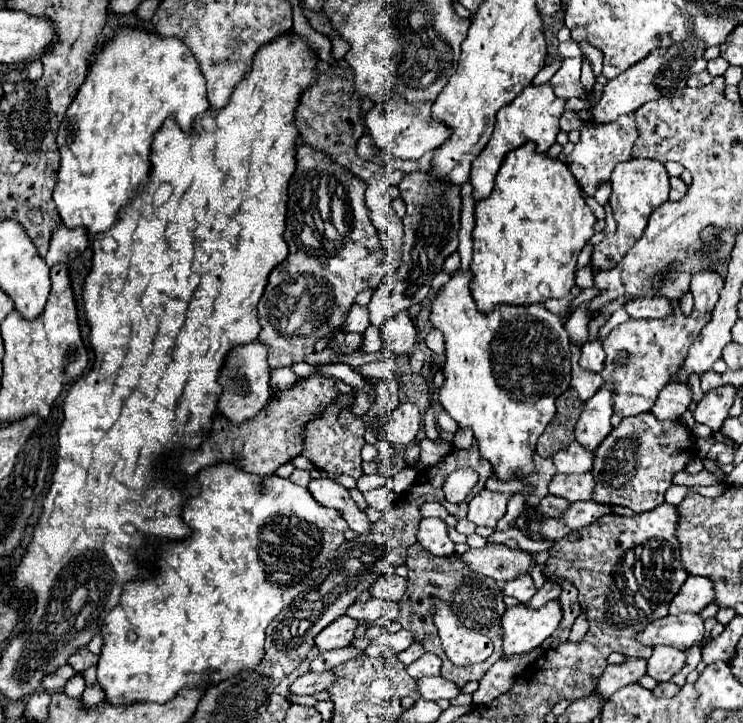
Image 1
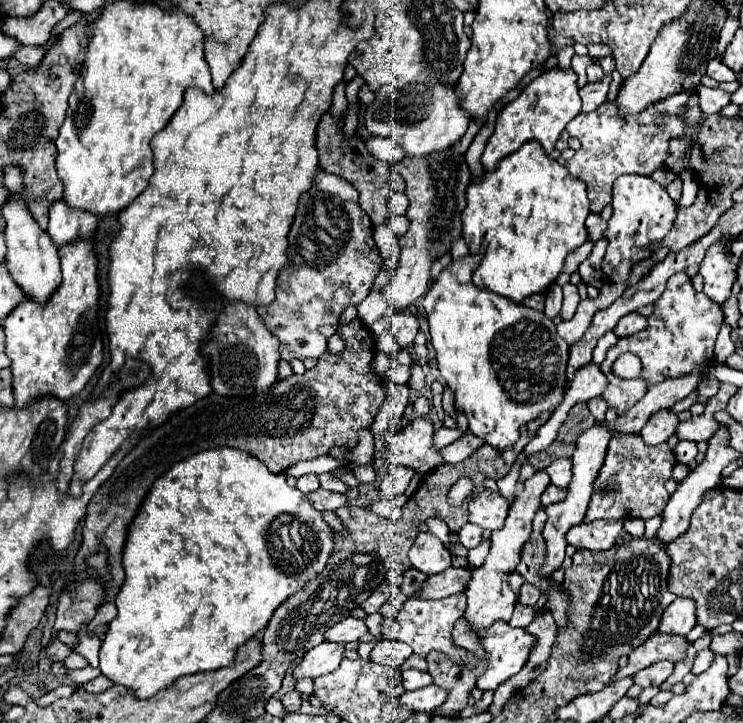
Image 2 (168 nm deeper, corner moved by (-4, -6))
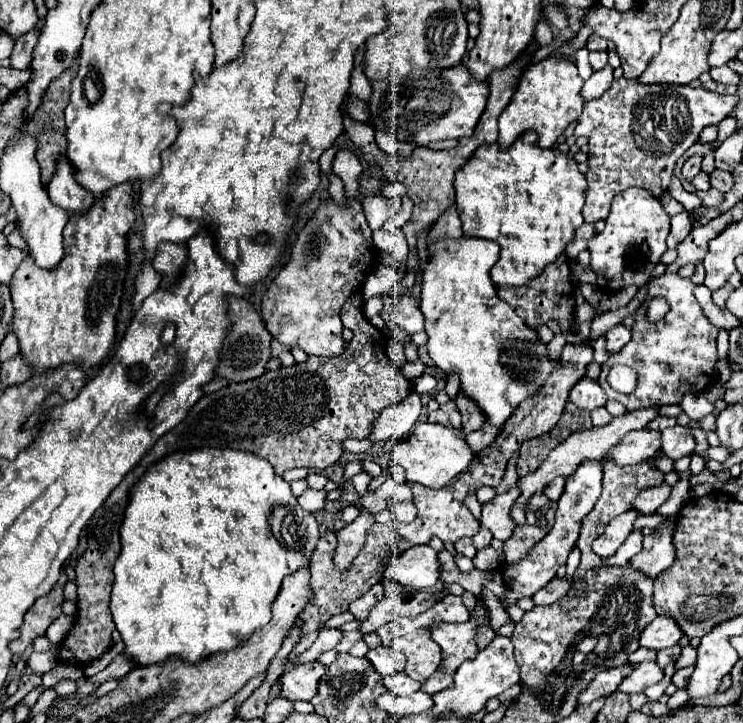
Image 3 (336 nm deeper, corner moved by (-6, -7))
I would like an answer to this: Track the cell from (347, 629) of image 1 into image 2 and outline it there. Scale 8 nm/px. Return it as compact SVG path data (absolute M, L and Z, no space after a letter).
M321 642L319 646L311 648L303 654L303 660L293 668L293 682L303 678L319 678L323 674L331 674L339 668L345 656L345 646L335 642Z

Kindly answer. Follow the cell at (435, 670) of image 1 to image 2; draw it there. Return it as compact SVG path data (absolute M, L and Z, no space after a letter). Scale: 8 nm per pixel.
M409 668L409 670L401 672L401 684L403 684L405 690L417 690L417 688L429 686L431 684L431 676L427 672Z

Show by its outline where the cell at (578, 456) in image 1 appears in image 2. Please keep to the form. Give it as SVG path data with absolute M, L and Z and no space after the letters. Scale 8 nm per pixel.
M559 458L555 460L549 468L547 474L551 476L551 484L557 488L567 488L571 482L571 460L569 458Z

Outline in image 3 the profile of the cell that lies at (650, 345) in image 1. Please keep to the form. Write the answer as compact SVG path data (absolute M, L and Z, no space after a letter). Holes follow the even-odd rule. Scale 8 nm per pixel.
M663 273L661 277L657 277L657 279L653 279L649 283L649 299L635 311L635 325L633 325L633 337L631 337L631 341L619 353L613 353L605 365L601 365L599 383L601 383L603 391L607 393L607 399L613 399L613 401L623 403L627 407L627 411L629 409L637 409L637 407L645 407L645 403L671 405L671 403L681 403L685 393L701 393L707 385L711 385L715 381L717 327L703 313L701 305L697 303L697 299L693 295L693 287L695 287L693 281L681 277L679 273ZM653 297L665 297L667 303L671 305L671 311L661 321L657 321L657 323L651 323L647 319L647 303ZM613 363L621 363L621 365L627 365L627 367L631 367L631 369L637 371L639 379L637 379L637 387L635 387L633 393L617 393L607 383L607 373L609 373L609 369L611 369Z

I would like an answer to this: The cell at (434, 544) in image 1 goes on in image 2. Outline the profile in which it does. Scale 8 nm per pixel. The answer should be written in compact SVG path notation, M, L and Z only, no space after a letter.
M421 532L409 550L411 566L427 576L439 574L451 566L451 554L445 544L431 532Z

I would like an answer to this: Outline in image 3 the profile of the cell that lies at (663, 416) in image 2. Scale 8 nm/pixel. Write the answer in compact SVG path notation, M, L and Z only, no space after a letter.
M637 429L625 435L625 439L605 455L605 459L613 459L615 463L621 465L631 465L631 463L641 463L647 457L655 455L661 447L661 431L653 429Z

